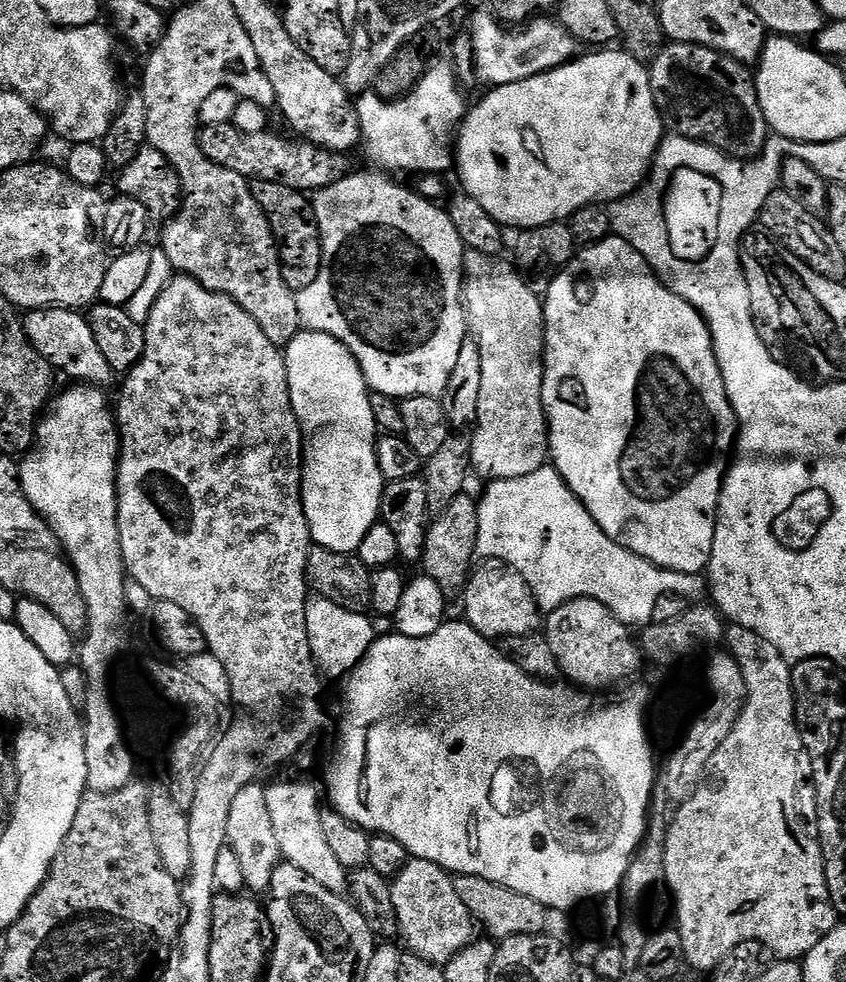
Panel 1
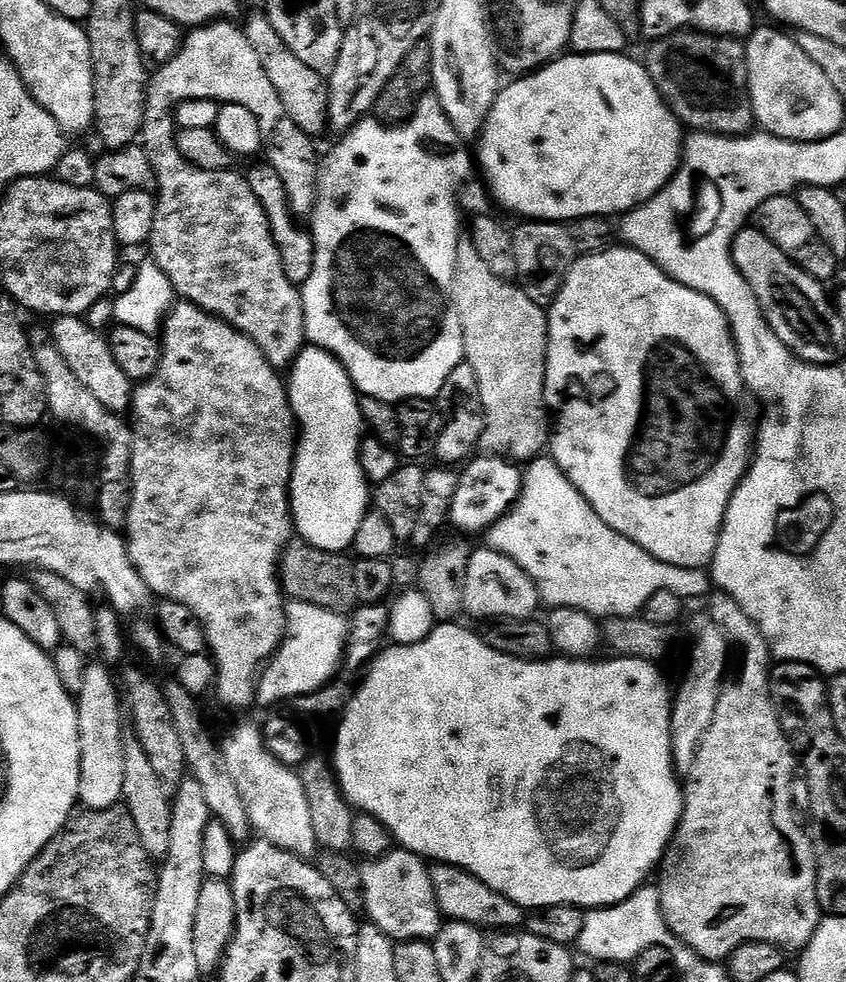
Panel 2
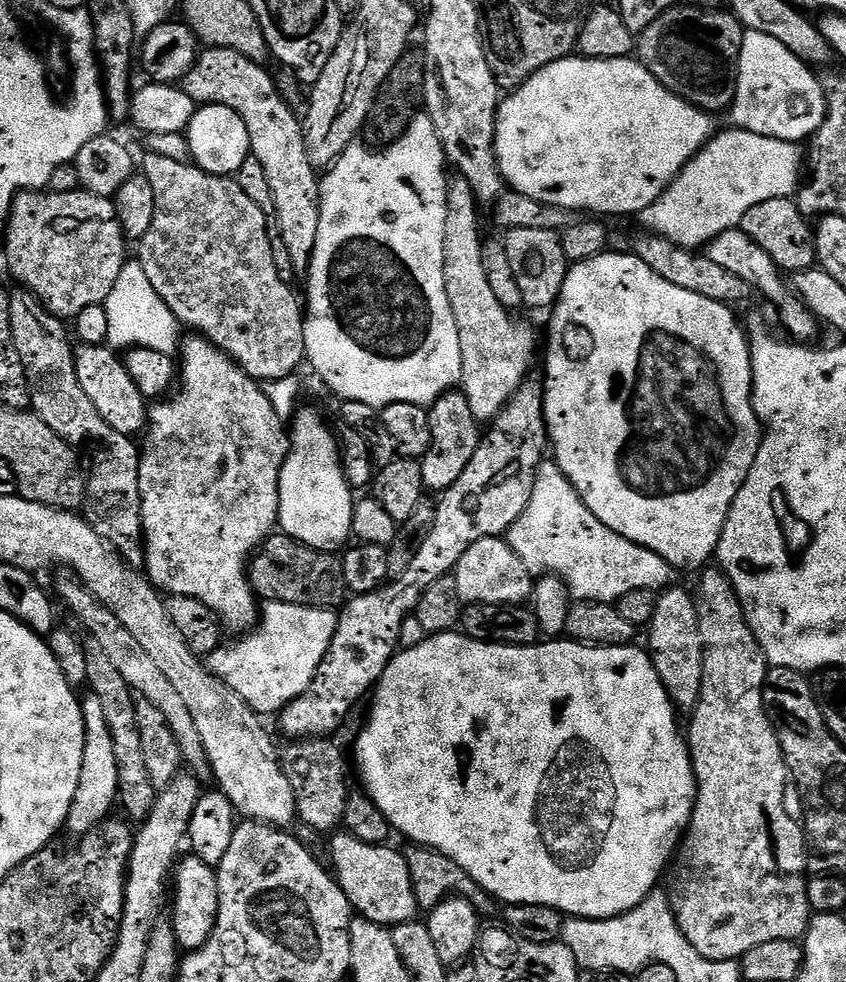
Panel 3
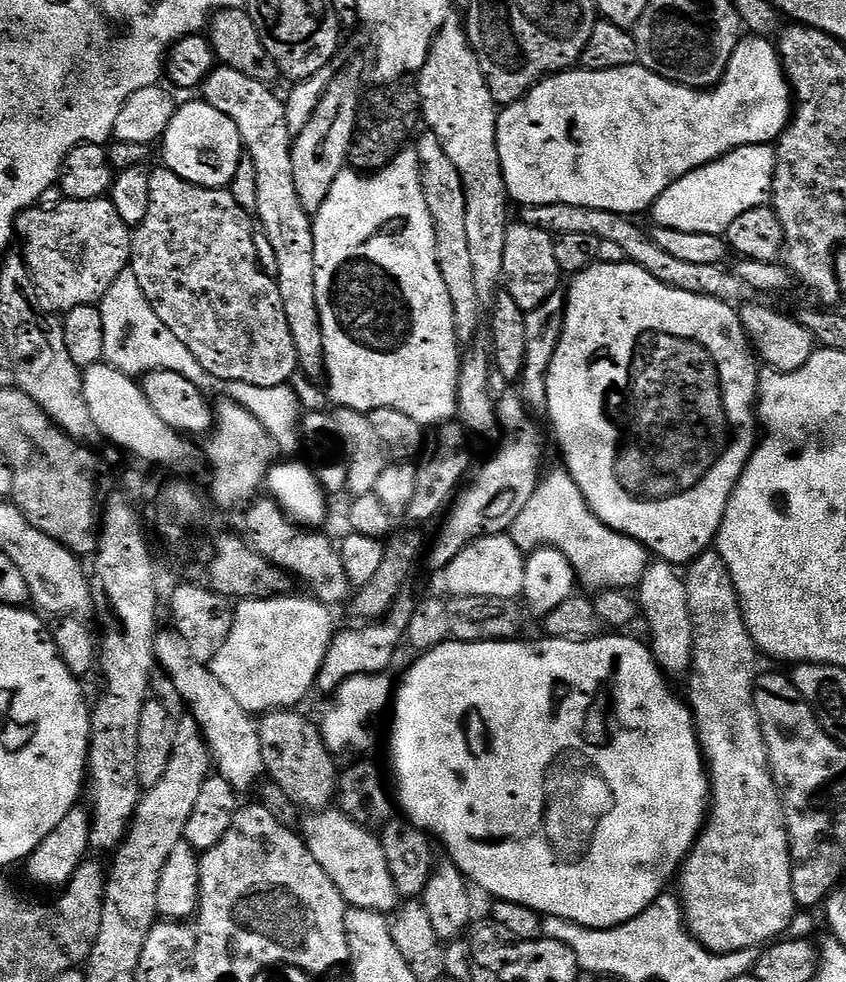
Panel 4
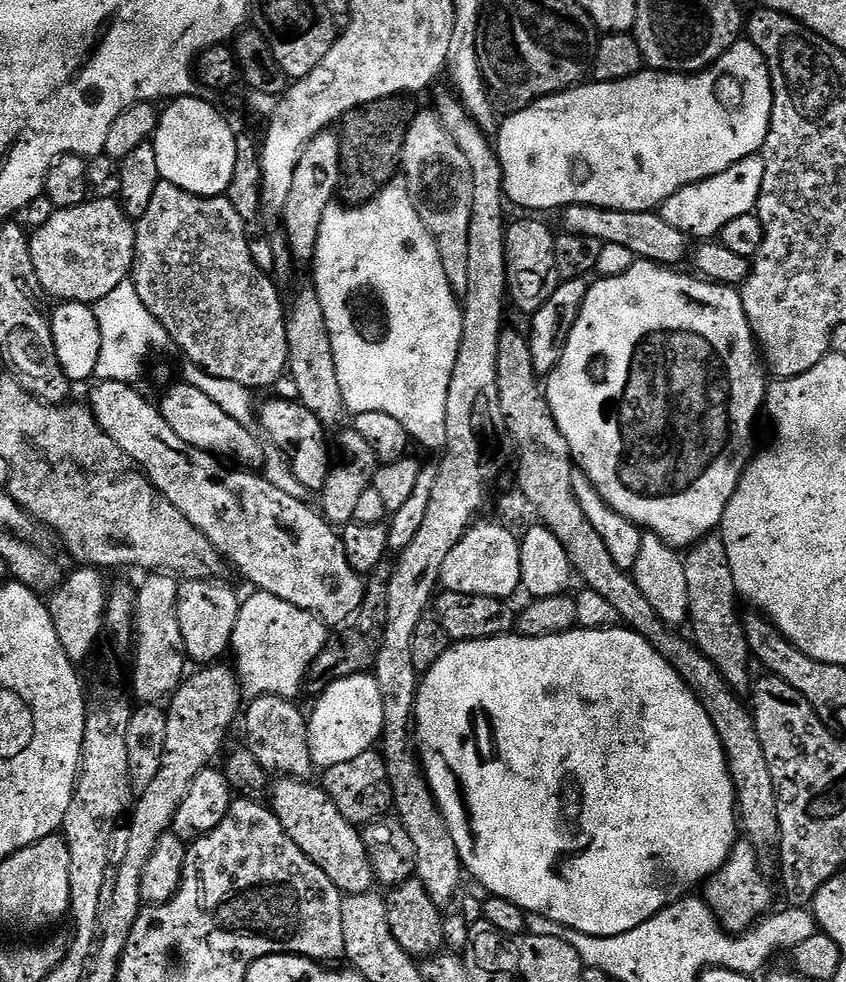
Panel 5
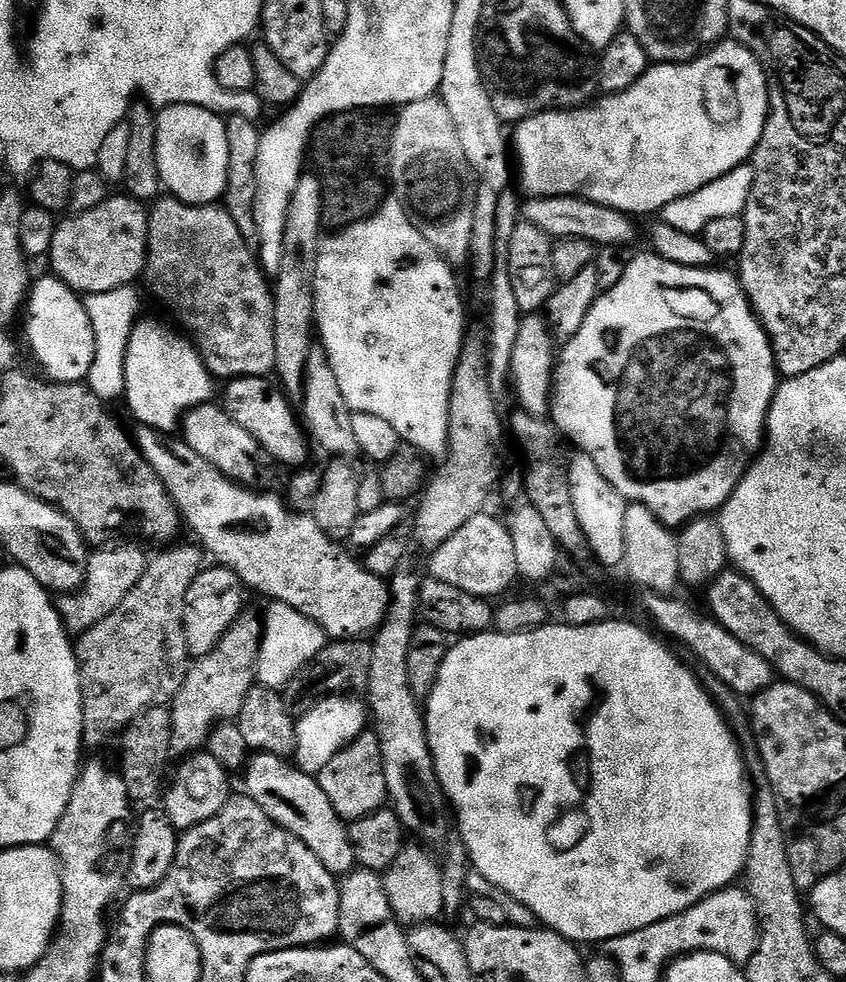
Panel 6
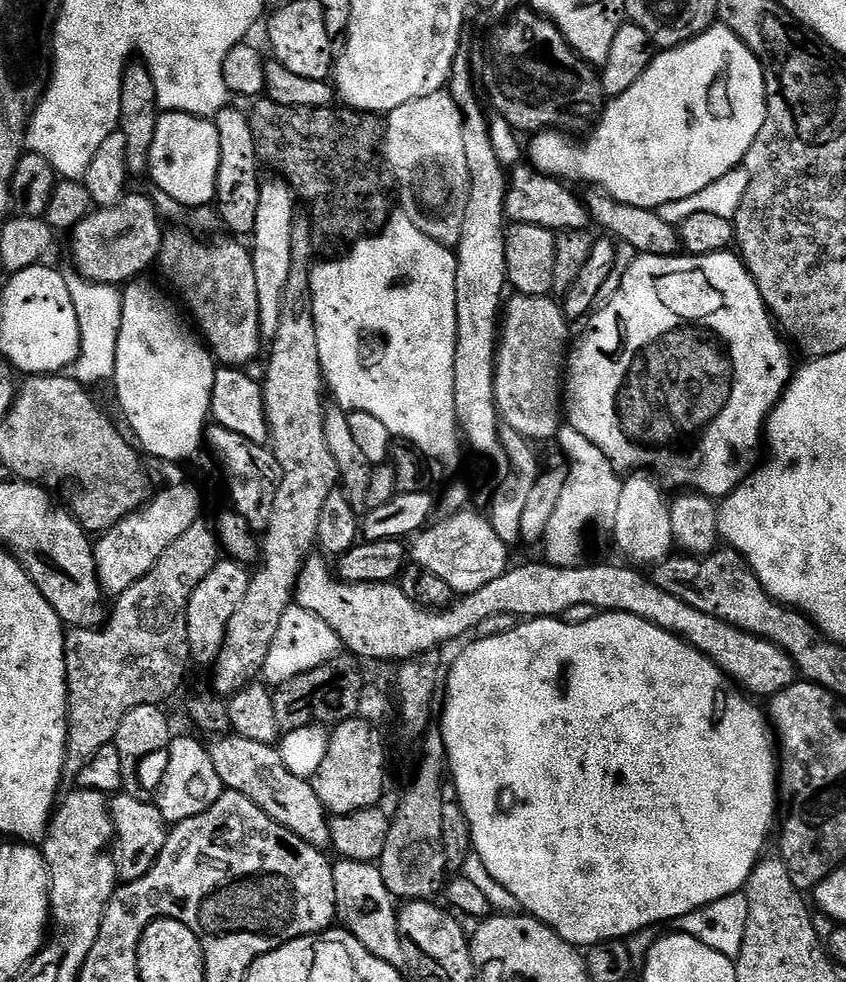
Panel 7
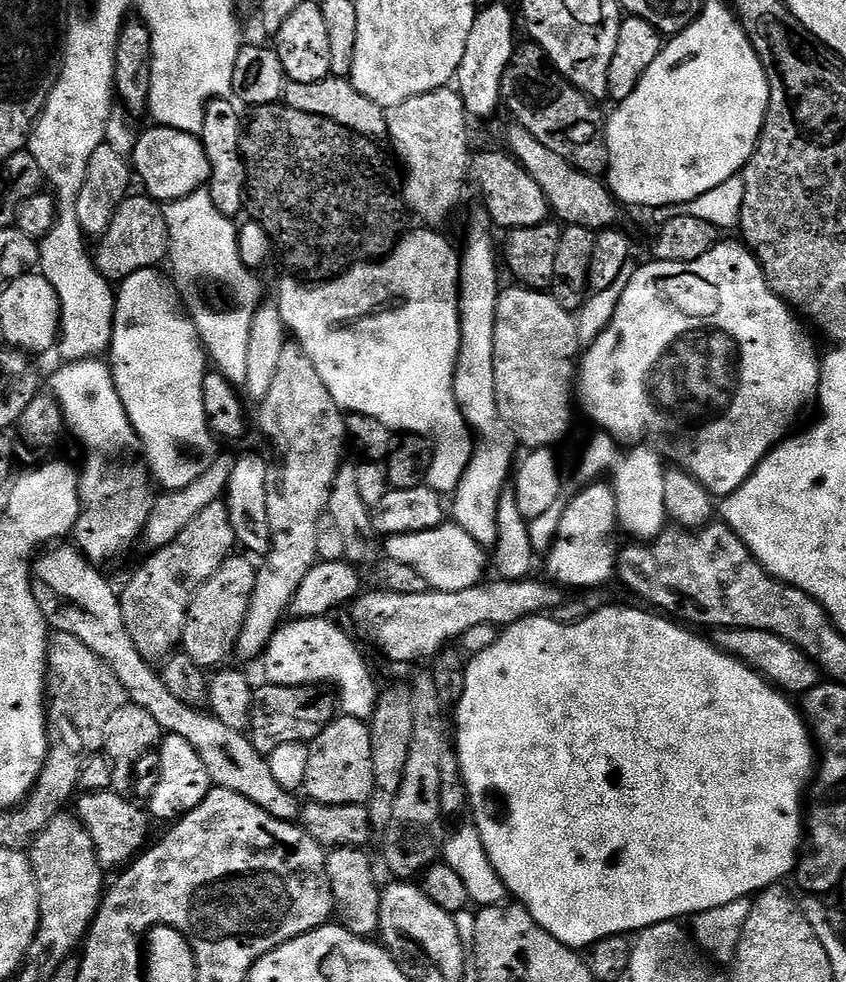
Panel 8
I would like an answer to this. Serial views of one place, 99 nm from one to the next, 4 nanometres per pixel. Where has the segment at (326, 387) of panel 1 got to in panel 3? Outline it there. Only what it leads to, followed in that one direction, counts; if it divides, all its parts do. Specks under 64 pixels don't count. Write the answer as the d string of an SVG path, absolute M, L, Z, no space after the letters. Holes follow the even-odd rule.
M303 408L290 421L288 457L280 471L278 528L283 535L293 536L306 546L335 553L343 549L352 536L354 492L344 477L334 432L328 429L327 422L314 409Z

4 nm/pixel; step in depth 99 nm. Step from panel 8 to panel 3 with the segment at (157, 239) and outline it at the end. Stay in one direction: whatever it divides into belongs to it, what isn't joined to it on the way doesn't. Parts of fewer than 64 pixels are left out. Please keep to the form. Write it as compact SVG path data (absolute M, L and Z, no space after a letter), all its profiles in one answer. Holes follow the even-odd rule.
M47 190L17 192L2 240L8 268L17 280L15 283L33 292L37 300L61 318L75 318L87 307L103 305L126 263L126 237L116 217L115 203L107 196L95 196L83 190L66 194Z

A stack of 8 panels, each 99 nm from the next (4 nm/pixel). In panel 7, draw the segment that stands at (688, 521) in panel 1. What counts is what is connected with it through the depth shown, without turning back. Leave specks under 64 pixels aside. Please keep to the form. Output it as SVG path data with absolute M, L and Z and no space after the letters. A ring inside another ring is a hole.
M732 250L705 256L639 255L622 280L621 289L610 298L607 305L591 313L587 324L588 329L581 334L577 344L575 341L570 352L570 371L566 376L567 423L586 434L586 438L590 438L590 442L594 442L594 446L598 446L598 450L602 450L602 454L606 454L609 462L621 473L651 474L656 478L661 476L662 479L677 484L677 489L701 492L703 496L713 498L723 498L733 492L749 475L753 467L752 455L760 440L762 444L762 437L766 432L766 421L794 375L794 363L792 364L792 356L787 348L789 345L778 331L754 278L748 273L748 268L739 255Z

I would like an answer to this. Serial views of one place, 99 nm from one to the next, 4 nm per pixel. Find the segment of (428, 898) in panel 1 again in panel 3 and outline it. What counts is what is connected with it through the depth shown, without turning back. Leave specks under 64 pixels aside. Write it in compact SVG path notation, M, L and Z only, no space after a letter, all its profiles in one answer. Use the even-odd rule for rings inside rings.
M343 830L337 831L331 840L330 868L334 873L334 879L352 903L353 909L363 919L385 926L405 924L417 919L418 909L414 898L414 886L410 882L410 866L406 866L403 851L395 852L392 846L383 844L358 842L358 838L349 836Z

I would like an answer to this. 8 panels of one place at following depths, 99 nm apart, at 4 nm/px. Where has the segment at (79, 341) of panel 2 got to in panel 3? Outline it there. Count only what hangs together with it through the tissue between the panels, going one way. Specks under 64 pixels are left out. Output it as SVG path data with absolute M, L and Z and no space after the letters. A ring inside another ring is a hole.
M81 343L75 349L75 354L78 382L82 382L86 398L94 402L94 410L98 410L98 414L106 418L106 423L114 426L114 430L118 430L118 434L135 437L136 432L143 433L148 422L149 405L138 390L138 386L134 386L130 374L126 374L123 359L104 344Z

